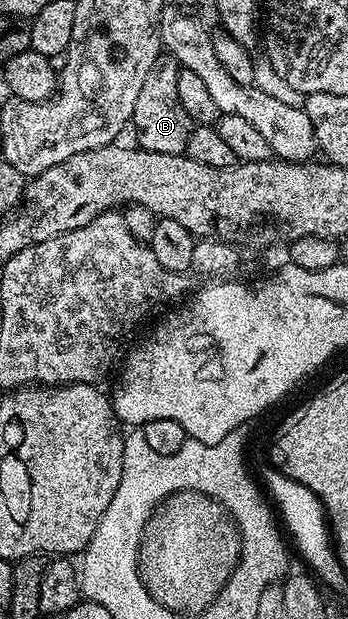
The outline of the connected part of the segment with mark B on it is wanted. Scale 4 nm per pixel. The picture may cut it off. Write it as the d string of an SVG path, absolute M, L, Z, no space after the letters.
M160 53L153 68L149 68L149 76L145 76L145 84L141 84L137 108L133 108L130 125L133 130L135 126L135 134L139 137L138 145L144 150L166 154L181 154L186 151L193 123L189 112L185 112L181 105L181 96L177 96L177 76L180 69L179 61L172 54Z

